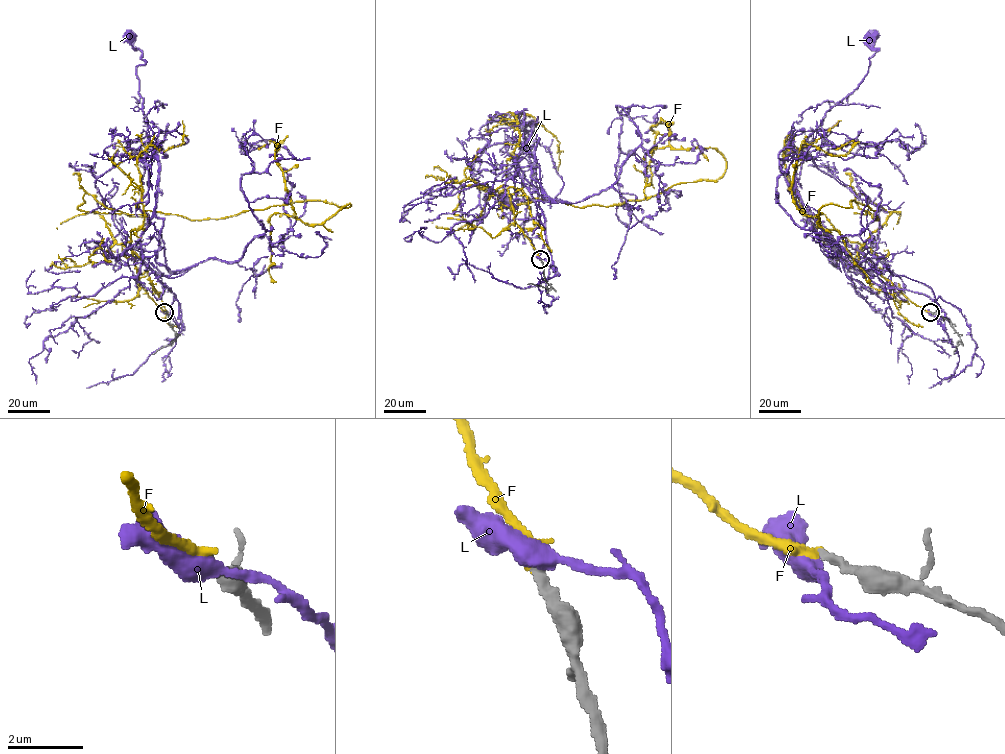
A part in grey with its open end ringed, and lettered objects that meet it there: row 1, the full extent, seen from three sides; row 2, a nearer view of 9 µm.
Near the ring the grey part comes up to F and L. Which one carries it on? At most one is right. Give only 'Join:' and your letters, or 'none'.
Join: F

